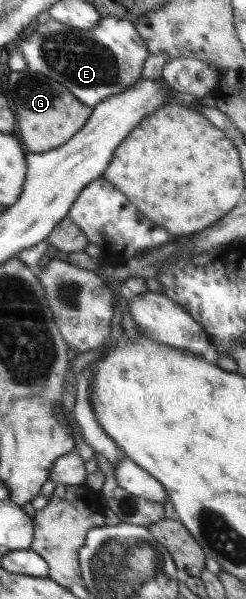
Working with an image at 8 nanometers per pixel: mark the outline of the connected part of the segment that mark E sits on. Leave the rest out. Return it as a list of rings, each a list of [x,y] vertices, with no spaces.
[[[114,16],[101,18],[98,26],[90,30],[80,30],[80,28],[74,28],[50,18],[47,23],[38,25],[29,38],[19,41],[16,45],[27,62],[27,70],[52,76],[54,81],[58,81],[75,98],[92,108],[102,103],[102,100],[116,96],[126,91],[126,88],[132,87],[142,77],[142,66],[151,55],[150,49],[144,43],[144,39],[138,35],[133,23],[129,20],[114,18]]]

